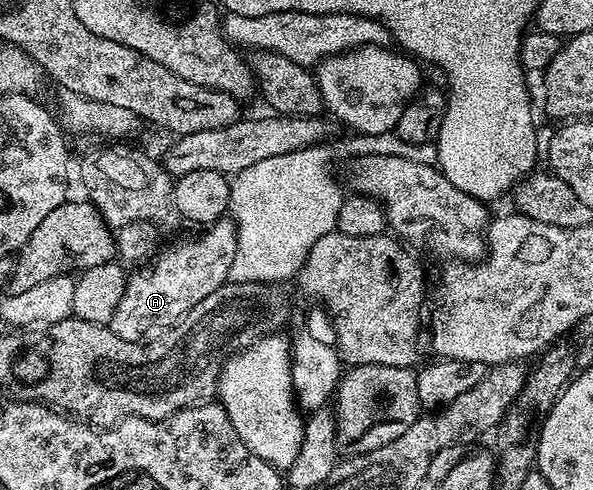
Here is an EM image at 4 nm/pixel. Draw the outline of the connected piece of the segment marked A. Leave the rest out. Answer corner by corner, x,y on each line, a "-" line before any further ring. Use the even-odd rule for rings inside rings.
232,216
221,217
198,233
201,234
194,241
177,241
162,248
156,254
157,266
150,273
126,280
123,299
119,299
119,307
115,307
115,315
108,323
112,336
141,341
172,329
204,296
229,281
237,250
237,225

